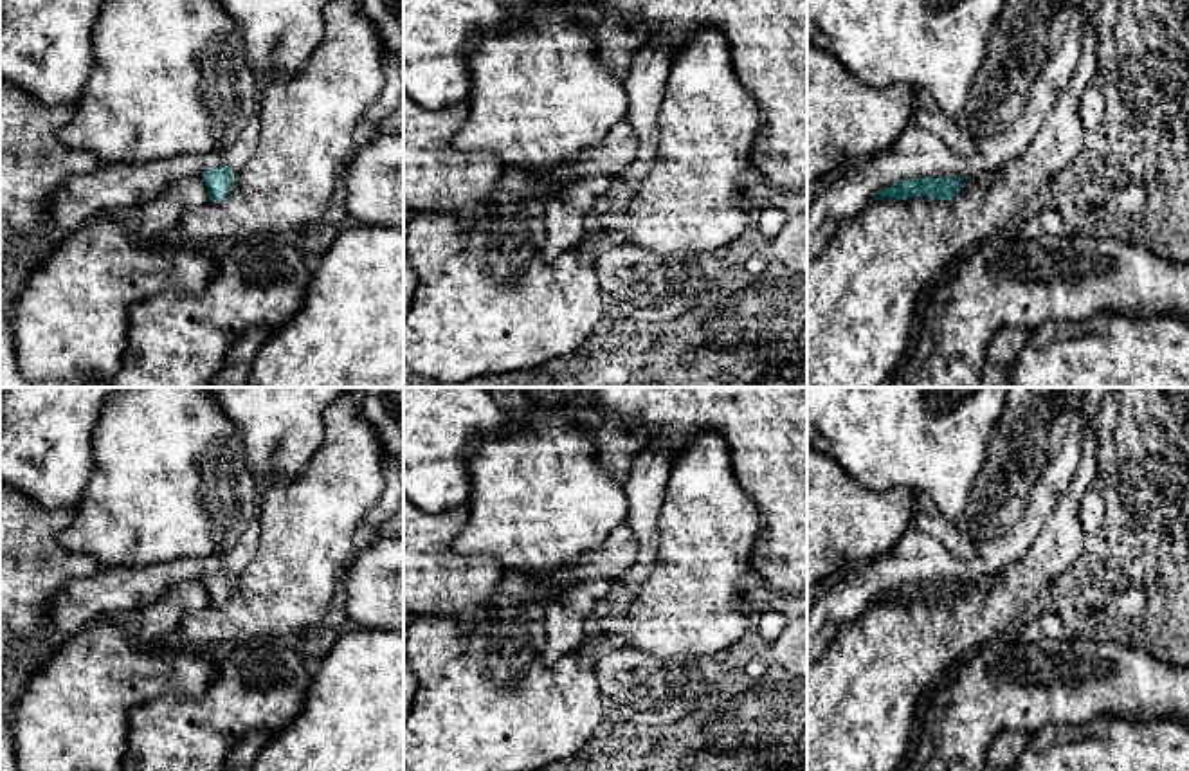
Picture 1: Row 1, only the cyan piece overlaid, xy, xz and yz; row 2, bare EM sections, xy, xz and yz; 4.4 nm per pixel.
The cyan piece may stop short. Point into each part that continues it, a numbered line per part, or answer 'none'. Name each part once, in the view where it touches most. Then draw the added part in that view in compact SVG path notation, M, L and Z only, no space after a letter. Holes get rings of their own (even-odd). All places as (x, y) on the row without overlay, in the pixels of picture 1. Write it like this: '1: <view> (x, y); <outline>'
none

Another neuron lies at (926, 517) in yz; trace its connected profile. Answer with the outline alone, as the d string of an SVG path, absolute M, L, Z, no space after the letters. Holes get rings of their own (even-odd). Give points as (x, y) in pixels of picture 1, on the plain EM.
M913 494L912 522L921 531L939 539L955 557L976 557L973 540L964 537L955 522L944 519L928 495Z

